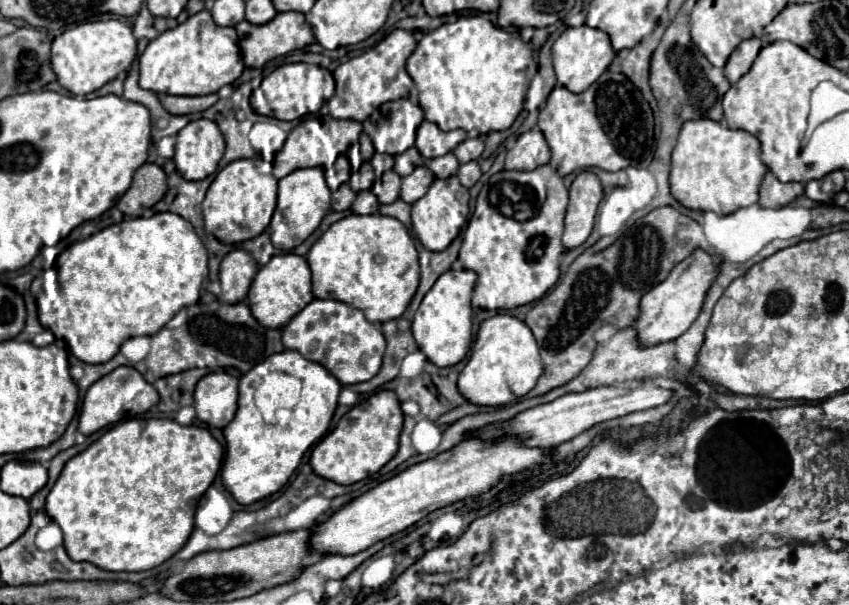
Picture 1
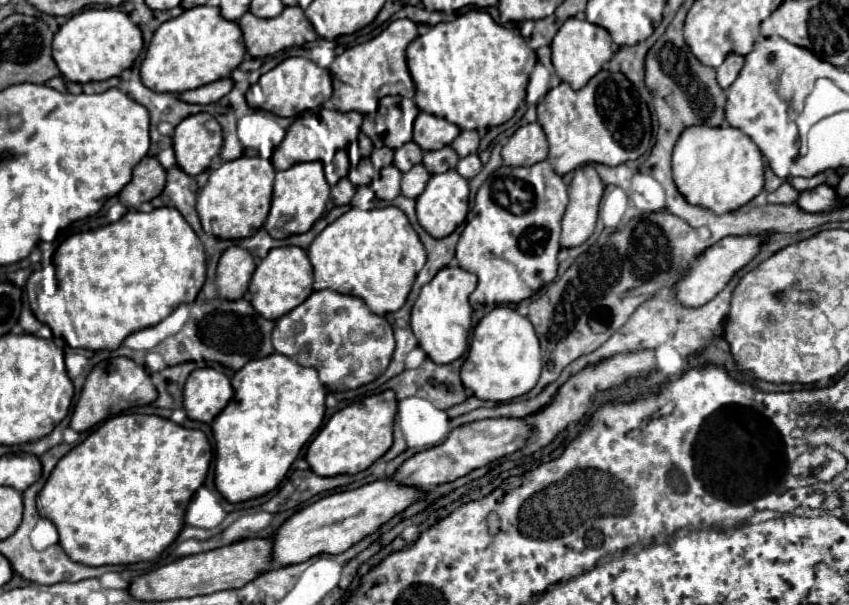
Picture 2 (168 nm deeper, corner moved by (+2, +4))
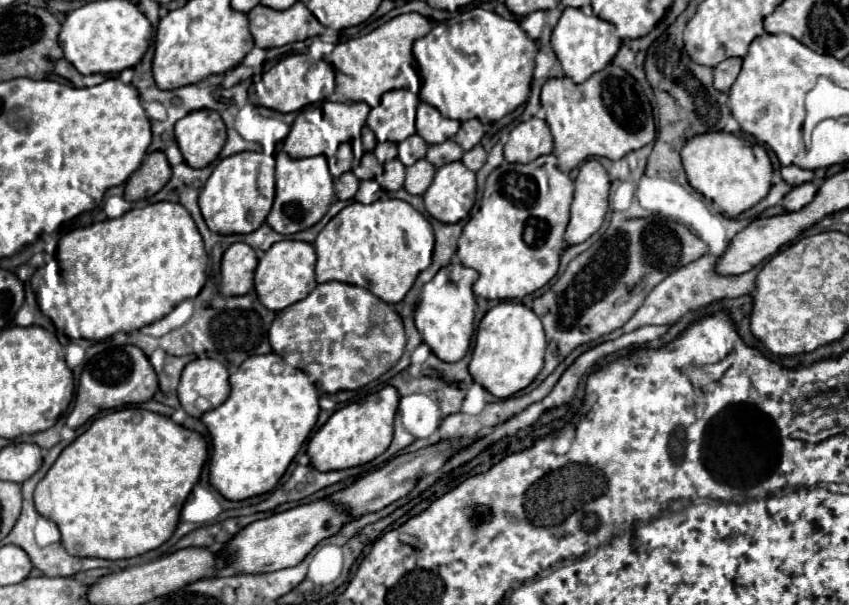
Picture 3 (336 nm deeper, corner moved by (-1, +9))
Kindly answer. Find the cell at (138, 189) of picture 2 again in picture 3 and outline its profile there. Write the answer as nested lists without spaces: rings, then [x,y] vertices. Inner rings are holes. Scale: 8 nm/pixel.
[[[153,151],[125,183],[125,199],[141,201],[155,195],[171,177],[171,165],[163,151]]]

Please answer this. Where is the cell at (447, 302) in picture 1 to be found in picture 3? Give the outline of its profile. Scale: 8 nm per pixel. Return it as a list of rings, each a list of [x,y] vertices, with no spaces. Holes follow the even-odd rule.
[[[449,263],[439,273],[423,285],[419,295],[419,303],[415,307],[415,325],[423,337],[423,341],[431,347],[431,351],[447,363],[455,363],[465,357],[471,345],[473,323],[475,323],[476,297],[473,293],[473,283],[479,273],[475,269],[463,267],[459,263]]]

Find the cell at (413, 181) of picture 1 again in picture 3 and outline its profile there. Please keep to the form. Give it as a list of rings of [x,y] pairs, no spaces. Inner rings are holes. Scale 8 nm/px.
[[[419,159],[415,165],[407,167],[405,189],[413,195],[423,195],[435,177],[435,167],[427,159]]]

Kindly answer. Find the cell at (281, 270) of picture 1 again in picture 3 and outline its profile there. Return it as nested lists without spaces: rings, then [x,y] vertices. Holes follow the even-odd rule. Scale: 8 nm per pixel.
[[[279,241],[259,259],[255,271],[255,291],[259,301],[271,311],[281,311],[305,299],[317,287],[315,281],[315,249],[305,241]]]

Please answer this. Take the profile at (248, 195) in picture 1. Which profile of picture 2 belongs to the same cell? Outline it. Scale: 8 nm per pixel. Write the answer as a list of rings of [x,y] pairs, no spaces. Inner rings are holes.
[[[240,156],[212,170],[196,202],[196,210],[204,232],[222,240],[238,240],[252,236],[258,228],[262,228],[268,216],[274,180],[274,166],[260,156]]]

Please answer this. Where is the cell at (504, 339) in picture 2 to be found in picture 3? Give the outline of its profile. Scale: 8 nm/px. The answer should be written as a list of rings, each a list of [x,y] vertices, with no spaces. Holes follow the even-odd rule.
[[[501,301],[485,313],[477,327],[475,349],[469,363],[469,373],[491,395],[505,399],[525,389],[541,371],[545,355],[545,333],[539,317],[523,303]]]

